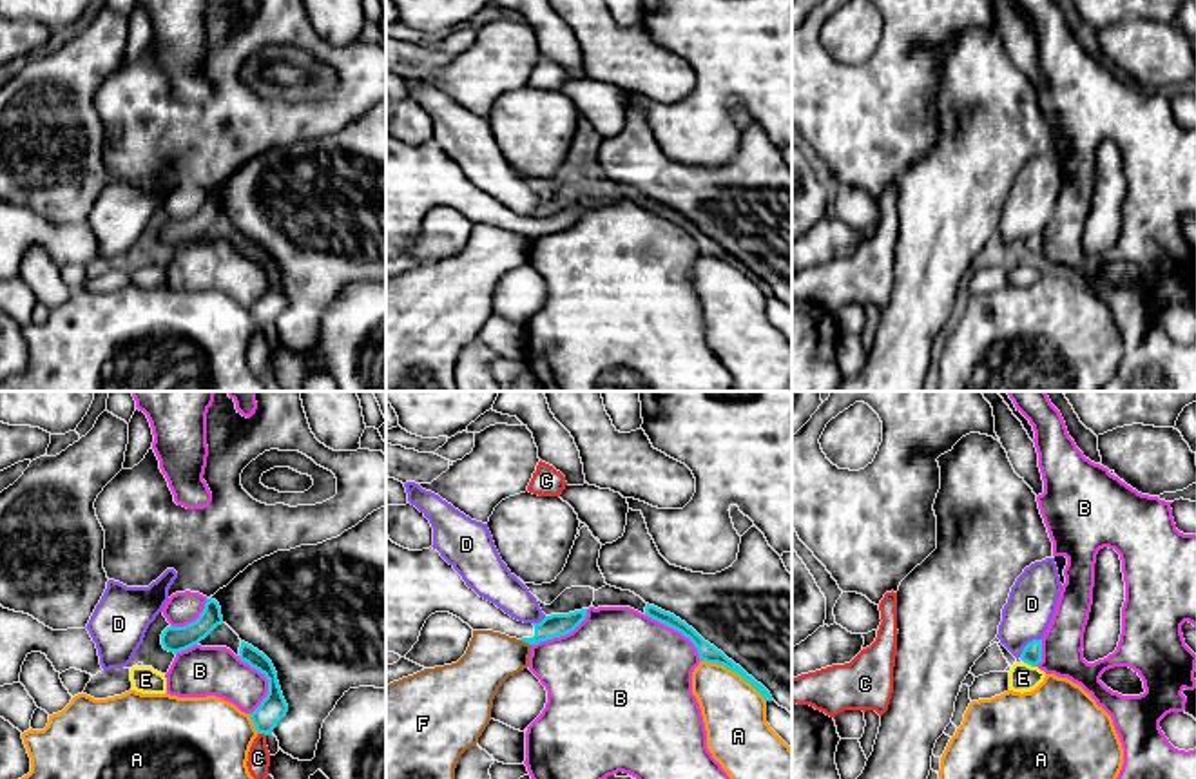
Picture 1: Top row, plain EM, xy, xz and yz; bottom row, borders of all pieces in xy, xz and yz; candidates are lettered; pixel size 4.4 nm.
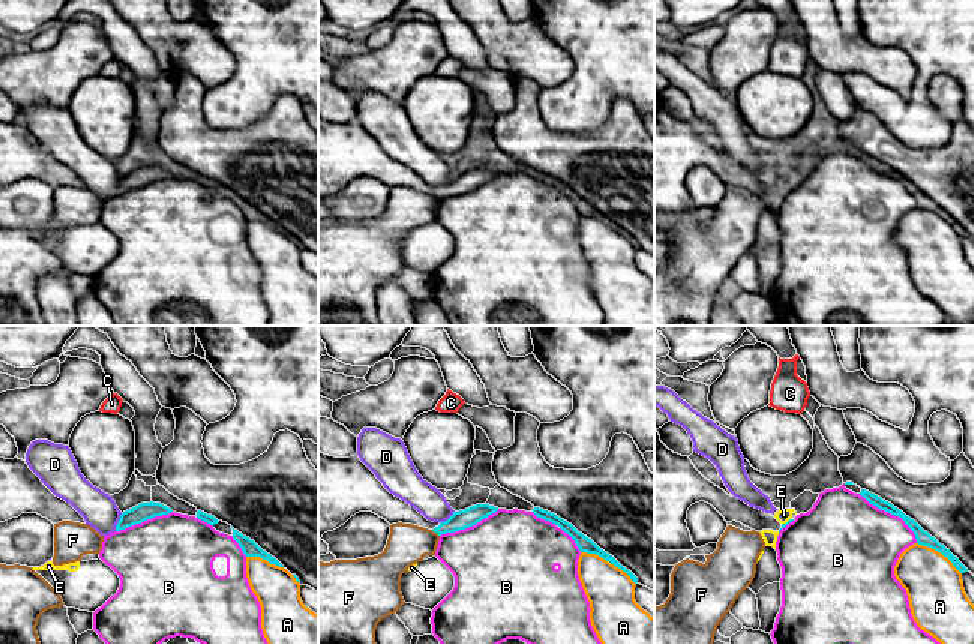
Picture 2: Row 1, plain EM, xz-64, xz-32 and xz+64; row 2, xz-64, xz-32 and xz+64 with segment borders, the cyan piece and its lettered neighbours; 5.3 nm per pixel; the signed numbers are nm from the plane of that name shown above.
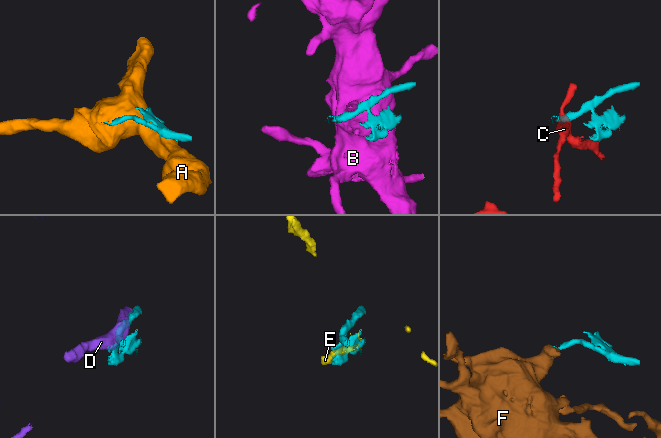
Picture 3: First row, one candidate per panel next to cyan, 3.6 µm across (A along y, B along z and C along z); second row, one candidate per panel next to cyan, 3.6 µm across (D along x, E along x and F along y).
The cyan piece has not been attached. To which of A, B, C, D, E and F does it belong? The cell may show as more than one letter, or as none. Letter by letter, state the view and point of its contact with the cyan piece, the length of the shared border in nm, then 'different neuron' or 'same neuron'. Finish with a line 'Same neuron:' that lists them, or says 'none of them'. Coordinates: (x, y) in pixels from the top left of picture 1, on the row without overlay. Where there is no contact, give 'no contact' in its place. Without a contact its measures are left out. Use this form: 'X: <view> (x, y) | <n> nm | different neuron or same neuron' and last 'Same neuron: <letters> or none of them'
A: xz (734, 265) | 340 nm | different neuron
B: xy (269, 278) | 280 nm | different neuron
C: xy (263, 326) | 40 nm | different neuron
D: yz (1028, 238) | 130 nm | different neuron
E: yz (1030, 258) | 60 nm | different neuron
F: xz (526, 236) | 50 nm | different neuron
Same neuron: none of them

